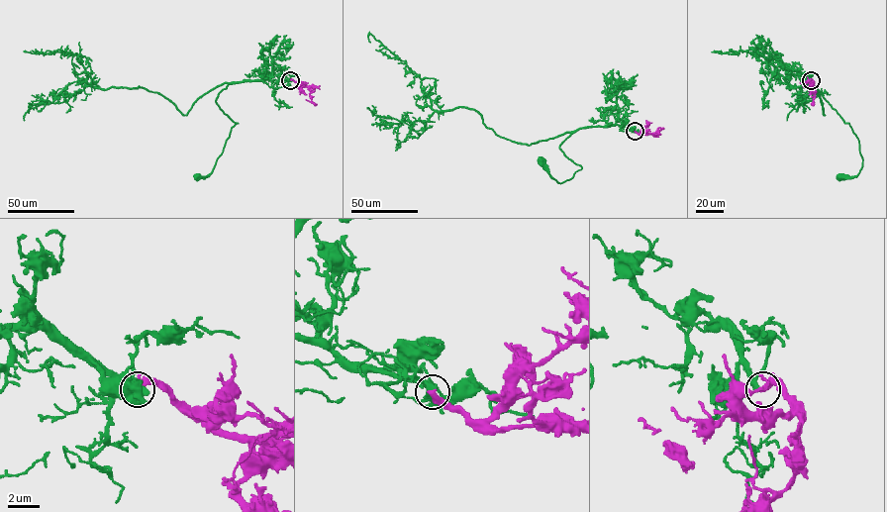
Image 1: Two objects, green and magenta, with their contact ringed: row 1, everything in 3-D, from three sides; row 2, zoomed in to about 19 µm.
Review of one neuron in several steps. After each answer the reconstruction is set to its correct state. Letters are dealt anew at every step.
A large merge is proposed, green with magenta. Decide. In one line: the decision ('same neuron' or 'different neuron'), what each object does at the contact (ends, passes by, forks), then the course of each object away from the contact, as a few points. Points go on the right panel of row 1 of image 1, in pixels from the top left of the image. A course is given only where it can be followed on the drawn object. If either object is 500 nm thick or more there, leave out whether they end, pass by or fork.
same neuron | green passes by | magenta ends | green via (810, 80), (805, 74), (806, 80), (849, 124), (858, 141), (862, 159), (860, 171), (856, 175), (839, 176) | magenta via (811, 80), (814, 82), (815, 97), (810, 104)

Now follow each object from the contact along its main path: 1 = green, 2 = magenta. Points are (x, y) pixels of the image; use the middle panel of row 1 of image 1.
1: (635, 131), (617, 125), (575, 131), (560, 149), (581, 167), (571, 178), (561, 183), (551, 177), (541, 160)
2: (635, 131), (653, 135), (659, 131)

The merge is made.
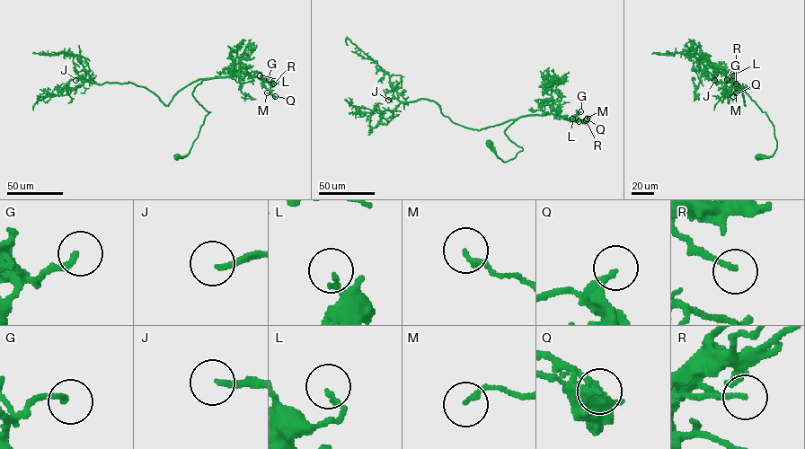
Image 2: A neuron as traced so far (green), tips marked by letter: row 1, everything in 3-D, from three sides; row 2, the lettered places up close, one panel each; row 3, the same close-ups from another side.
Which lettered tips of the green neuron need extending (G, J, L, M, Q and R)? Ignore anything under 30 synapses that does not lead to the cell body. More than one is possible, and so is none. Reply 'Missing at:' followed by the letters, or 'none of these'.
Missing at: J

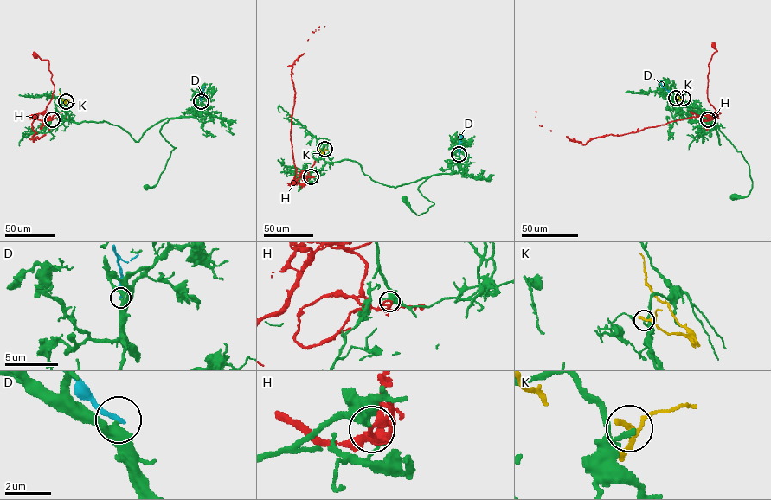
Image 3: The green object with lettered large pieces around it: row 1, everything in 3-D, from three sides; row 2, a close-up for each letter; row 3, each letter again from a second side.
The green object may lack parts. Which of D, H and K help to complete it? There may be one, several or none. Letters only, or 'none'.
none

